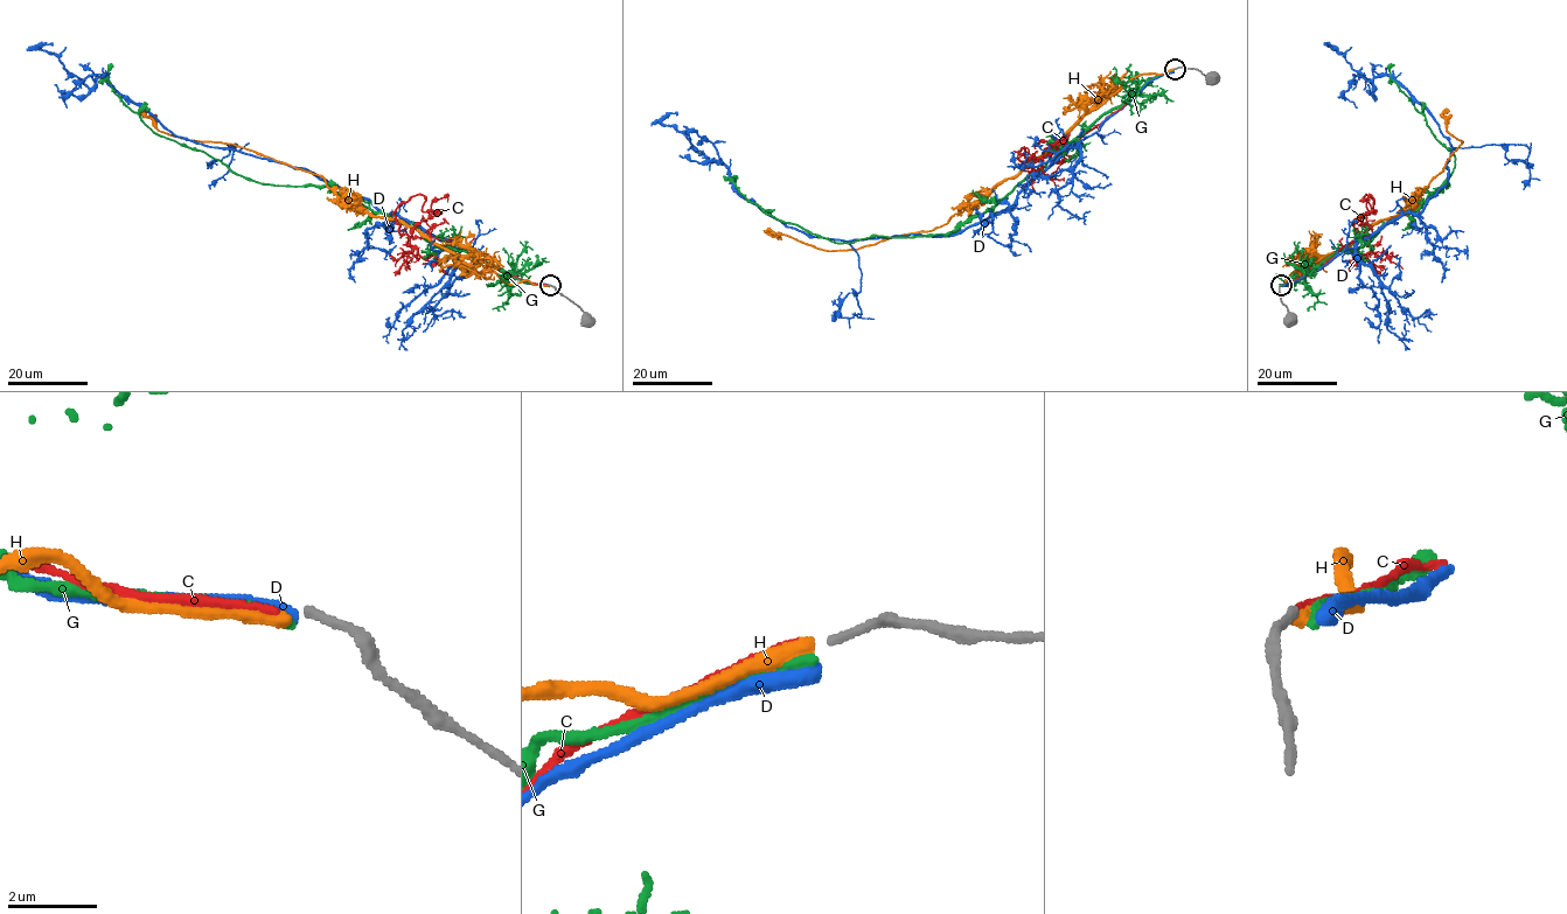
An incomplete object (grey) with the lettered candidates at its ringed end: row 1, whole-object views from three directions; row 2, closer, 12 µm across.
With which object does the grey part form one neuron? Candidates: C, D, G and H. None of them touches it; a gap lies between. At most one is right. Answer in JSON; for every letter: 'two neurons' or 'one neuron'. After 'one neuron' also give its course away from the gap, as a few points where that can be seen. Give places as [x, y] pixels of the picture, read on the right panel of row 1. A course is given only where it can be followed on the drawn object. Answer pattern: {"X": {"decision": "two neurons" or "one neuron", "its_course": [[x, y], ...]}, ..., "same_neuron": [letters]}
{"C": {"decision": "two neurons"}, "D": {"decision": "two neurons"}, "G": {"decision": "two neurons"}, "H": {"decision": "two neurons"}, "same_neuron": []}

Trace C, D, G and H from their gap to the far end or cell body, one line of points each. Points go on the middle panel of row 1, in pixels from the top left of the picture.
C: (1172, 69), (1074, 142), (1042, 159), (1018, 153), (1060, 161), (1051, 142), (1035, 148)
D: (1174, 71), (1011, 206), (949, 235), (827, 239), (785, 227), (746, 200), (722, 161), (661, 123), (677, 112)
G: (1174, 70), (1150, 77), (1037, 172), (946, 234), (833, 242), (765, 213), (736, 186), (733, 178), (736, 182)
H: (1174, 69), (1129, 79), (1018, 173), (931, 230), (857, 249), (822, 250), (770, 230), (774, 237)

